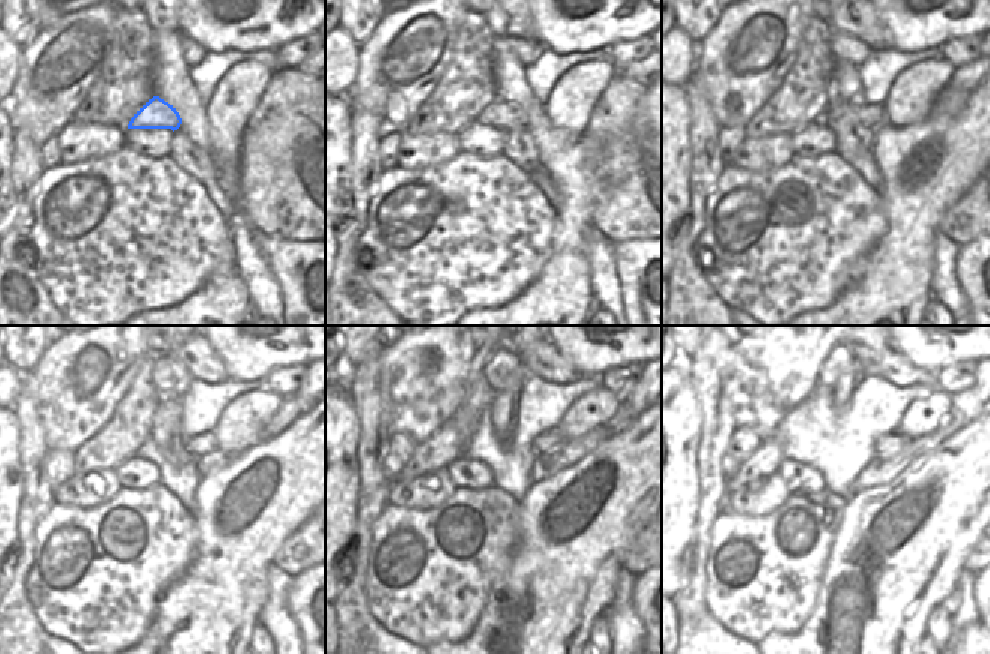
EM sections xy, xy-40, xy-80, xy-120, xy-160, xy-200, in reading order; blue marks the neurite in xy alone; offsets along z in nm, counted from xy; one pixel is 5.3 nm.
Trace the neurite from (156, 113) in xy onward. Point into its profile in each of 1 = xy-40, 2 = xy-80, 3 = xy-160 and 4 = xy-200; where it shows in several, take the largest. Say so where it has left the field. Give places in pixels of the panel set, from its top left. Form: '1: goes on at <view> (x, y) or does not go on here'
1: goes on at xy-40 (500, 114)
2: goes on at xy-80 (872, 116)
3: goes on at xy-160 (549, 440)
4: goes on at xy-200 (890, 444)

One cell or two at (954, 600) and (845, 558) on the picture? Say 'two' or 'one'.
two

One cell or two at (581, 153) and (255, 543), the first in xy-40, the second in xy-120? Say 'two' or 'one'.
one

